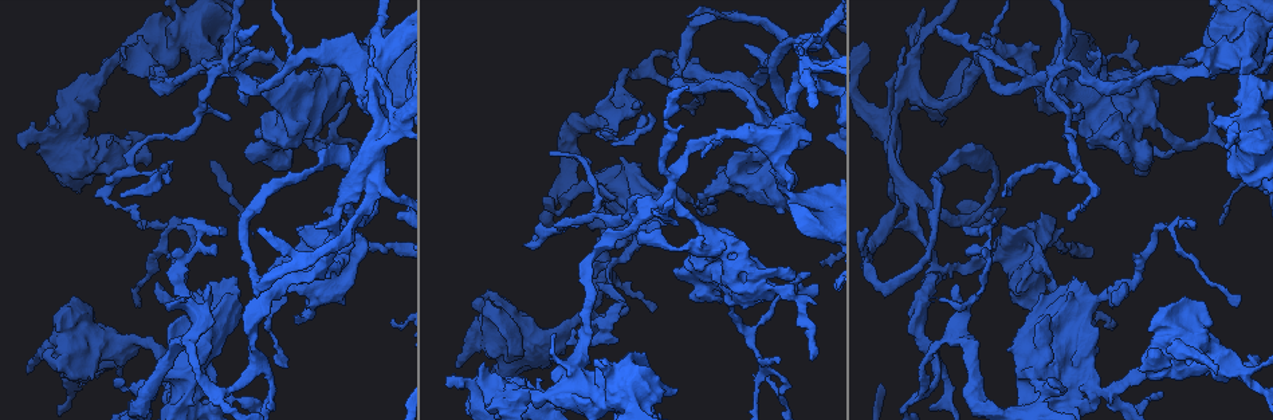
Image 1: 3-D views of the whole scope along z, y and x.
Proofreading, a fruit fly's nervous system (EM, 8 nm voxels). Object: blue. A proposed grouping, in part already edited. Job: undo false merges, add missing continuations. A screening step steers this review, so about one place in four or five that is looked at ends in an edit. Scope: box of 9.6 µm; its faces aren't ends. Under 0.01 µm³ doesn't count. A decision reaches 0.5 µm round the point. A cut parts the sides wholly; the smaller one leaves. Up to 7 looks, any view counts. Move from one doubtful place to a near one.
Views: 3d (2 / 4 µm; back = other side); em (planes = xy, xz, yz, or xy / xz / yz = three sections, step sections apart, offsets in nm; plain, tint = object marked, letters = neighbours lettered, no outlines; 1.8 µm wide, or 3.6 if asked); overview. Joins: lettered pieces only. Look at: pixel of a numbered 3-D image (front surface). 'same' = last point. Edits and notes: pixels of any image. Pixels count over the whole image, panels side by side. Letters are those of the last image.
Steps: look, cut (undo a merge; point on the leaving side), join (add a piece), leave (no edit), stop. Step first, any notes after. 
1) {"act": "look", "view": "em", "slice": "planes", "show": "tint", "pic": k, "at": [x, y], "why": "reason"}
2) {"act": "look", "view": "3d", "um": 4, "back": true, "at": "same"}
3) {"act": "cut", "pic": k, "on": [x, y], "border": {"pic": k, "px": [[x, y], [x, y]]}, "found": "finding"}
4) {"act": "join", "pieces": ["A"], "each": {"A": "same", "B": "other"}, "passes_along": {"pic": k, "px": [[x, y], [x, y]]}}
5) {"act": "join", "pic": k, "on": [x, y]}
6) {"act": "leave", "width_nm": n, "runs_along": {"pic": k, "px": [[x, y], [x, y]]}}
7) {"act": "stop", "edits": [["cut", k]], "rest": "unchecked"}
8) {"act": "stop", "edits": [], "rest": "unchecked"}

{"act": "look", "view": "3d", "um": 2, "pic": 1, "at": [1170, 226], "why": "a fork"}

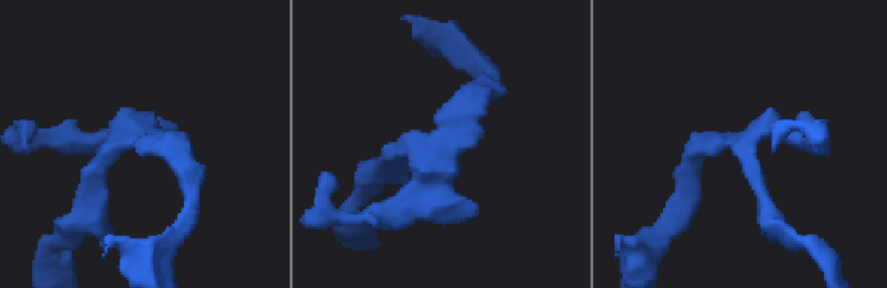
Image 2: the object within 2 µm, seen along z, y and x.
{"act": "look", "view": "em", "slice": "planes", "show": "letters", "pic": 2, "at": [429, 142], "why": "need the tissue"}

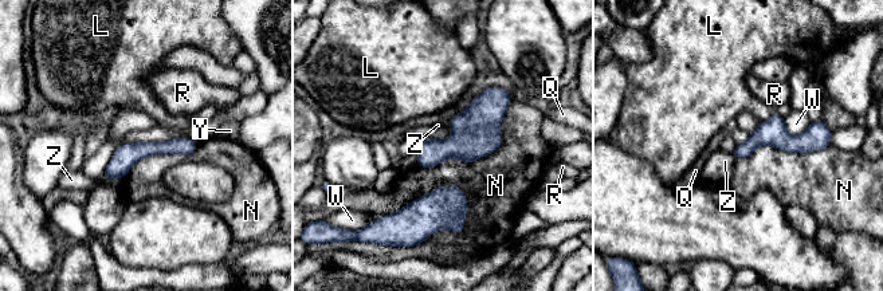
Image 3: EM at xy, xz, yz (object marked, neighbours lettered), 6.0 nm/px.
{"act": "leave", "each": {"L": "other", "N": "other", "Q": "other", "R": "other", "W": "other", "Y": "other", "Z": "other"}, "arms": 3, "runs_along": {"pic": 3, "px": [[192, 145], [132, 152], [108, 173]]}, "found": "one neuron here"}

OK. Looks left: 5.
{"act": "look", "view": "em", "slice": "xz", "step": 8, "show": "letters", "pic": 1, "at": [911, 91], "why": "looks like a crossing"}

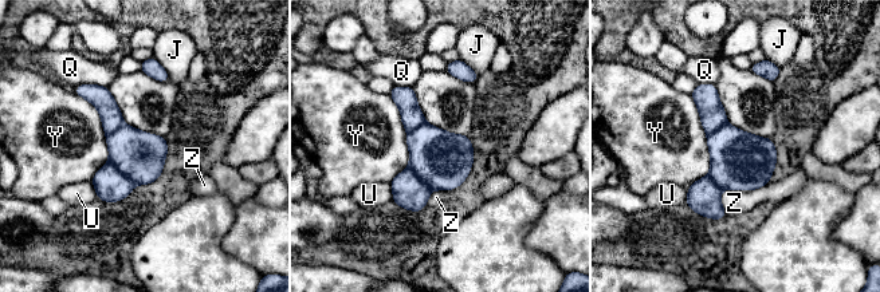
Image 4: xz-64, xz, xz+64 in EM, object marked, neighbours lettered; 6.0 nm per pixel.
{"act": "leave", "each": {"J": "other", "Q": "other", "U": "other", "Y": "other", "Z": "other"}, "found": "all the same neuron"}

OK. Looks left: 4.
{"act": "look", "view": "em", "um": 3.6, "slice": "planes", "show": "letters", "pic": 1, "at": [1131, 113], "why": "a narrow waist"}

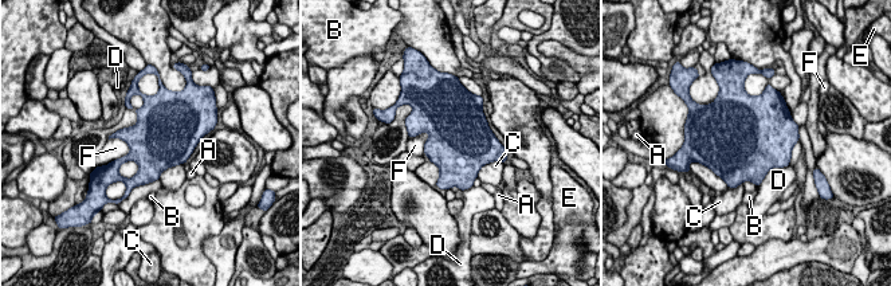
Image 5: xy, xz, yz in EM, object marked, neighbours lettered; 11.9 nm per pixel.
{"act": "leave", "each": {"A": "other", "B": "other", "C": "other", "D": "other", "E": "other", "F": "other"}, "border": {"pic": 5, "px": [[120, 137], [129, 152], [109, 163]]}, "found": "all the same neuron"}

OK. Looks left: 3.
{"act": "stop", "edits": [], "rest": "unchecked"}

